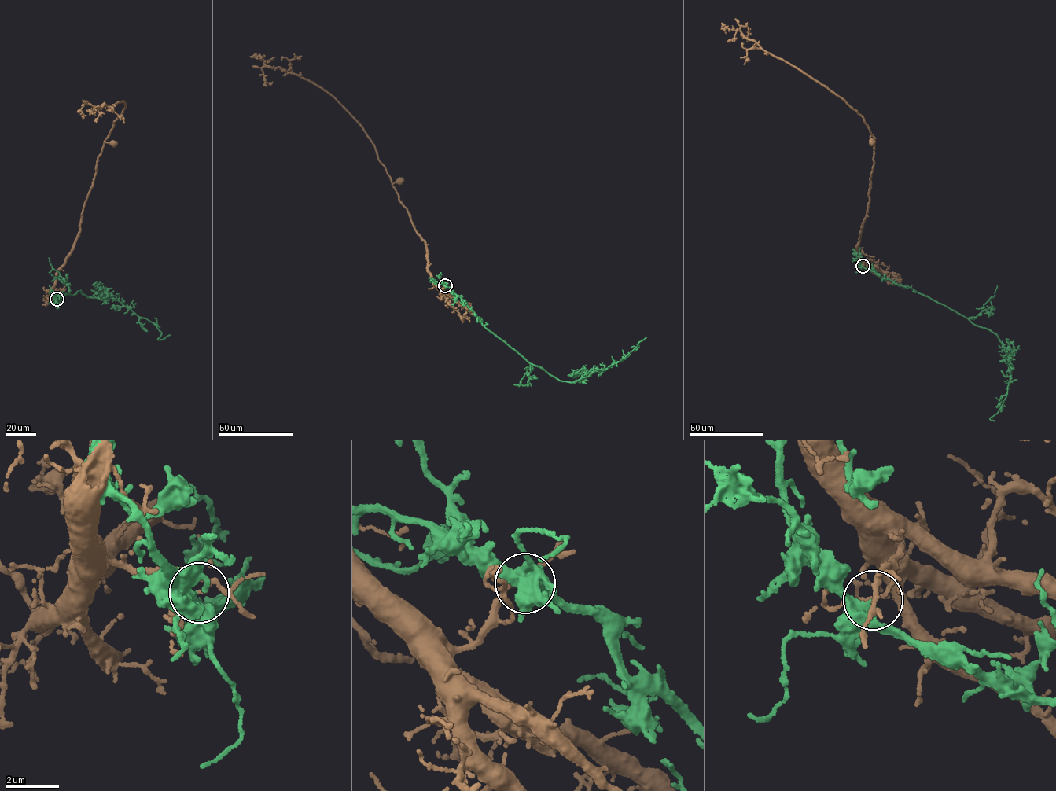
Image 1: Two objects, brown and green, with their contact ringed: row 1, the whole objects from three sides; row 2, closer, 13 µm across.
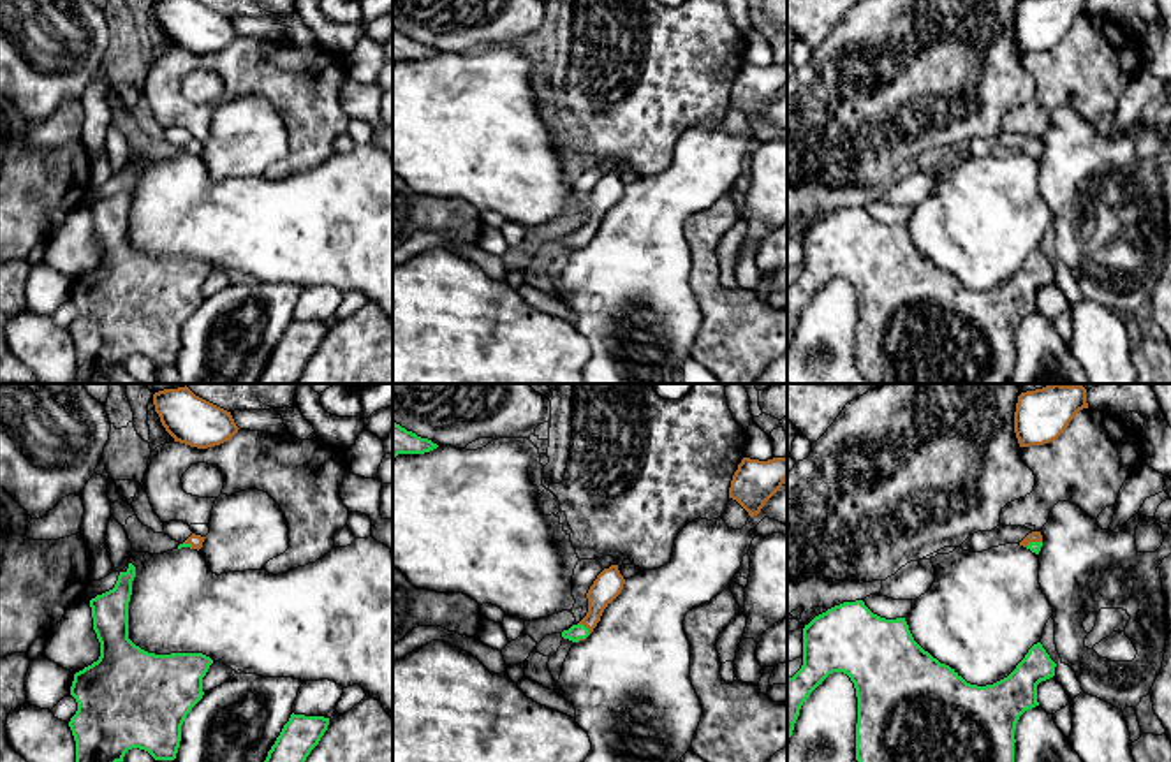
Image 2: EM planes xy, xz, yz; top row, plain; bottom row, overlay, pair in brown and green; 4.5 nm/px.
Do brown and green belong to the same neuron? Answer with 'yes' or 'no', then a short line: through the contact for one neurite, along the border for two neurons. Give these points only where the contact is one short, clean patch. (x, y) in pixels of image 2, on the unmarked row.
no

